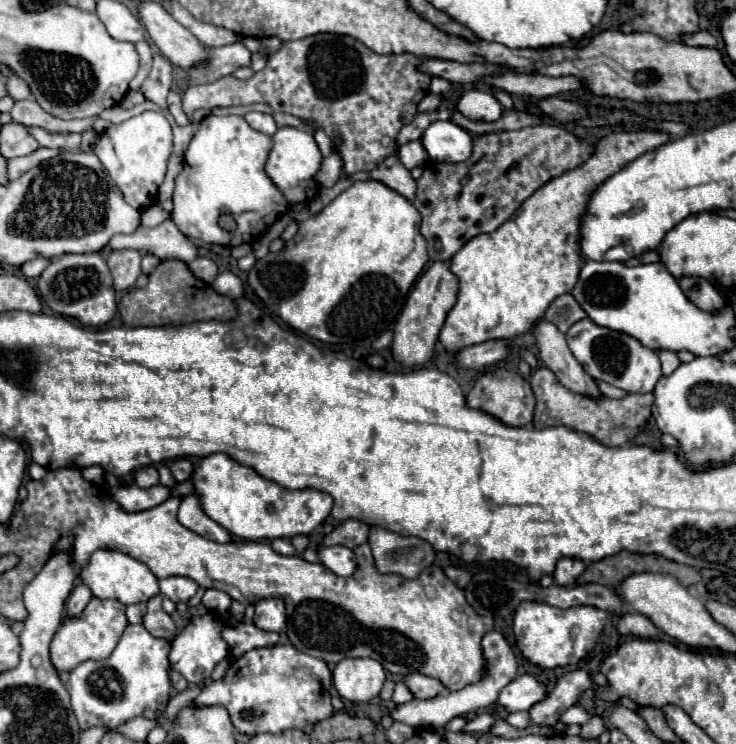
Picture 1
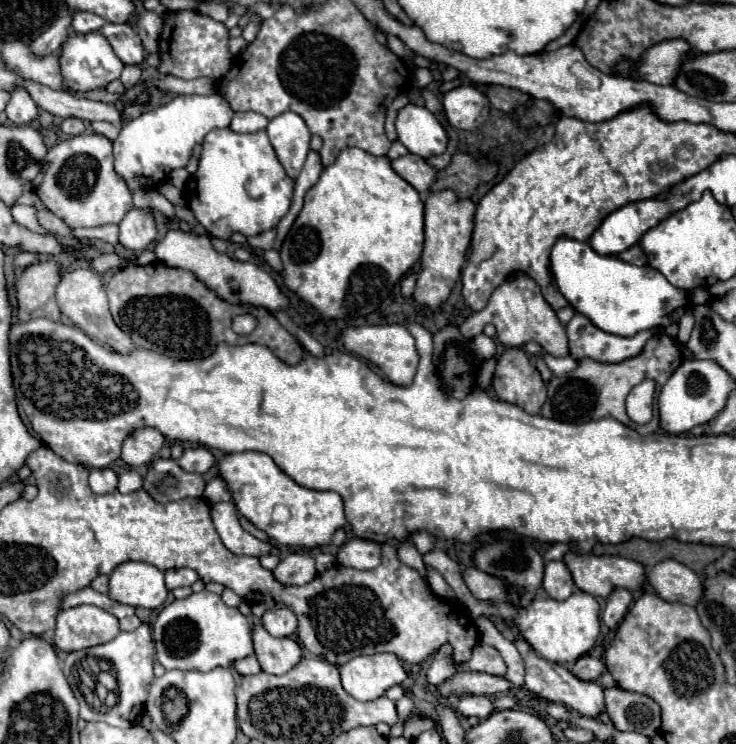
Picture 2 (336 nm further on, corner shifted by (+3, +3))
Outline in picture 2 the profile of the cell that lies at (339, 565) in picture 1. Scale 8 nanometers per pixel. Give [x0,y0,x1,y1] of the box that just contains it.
[338,538,382,570]

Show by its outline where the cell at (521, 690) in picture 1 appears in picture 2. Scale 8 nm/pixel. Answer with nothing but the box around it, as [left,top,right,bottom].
[456,696,494,720]

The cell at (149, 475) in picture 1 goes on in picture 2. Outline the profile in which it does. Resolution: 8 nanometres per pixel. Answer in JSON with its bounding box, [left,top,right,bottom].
[122,428,164,466]

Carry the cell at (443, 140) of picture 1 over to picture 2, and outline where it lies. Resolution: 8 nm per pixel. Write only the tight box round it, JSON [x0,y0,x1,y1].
[396,104,448,158]

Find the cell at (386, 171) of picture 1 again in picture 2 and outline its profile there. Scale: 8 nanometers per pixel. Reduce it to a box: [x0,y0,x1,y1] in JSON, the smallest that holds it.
[392,154,440,196]

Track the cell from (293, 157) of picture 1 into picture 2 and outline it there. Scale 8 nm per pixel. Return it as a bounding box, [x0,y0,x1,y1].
[266,112,310,178]

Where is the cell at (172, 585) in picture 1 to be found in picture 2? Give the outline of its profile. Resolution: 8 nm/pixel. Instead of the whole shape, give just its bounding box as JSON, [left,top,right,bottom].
[166,568,198,590]

